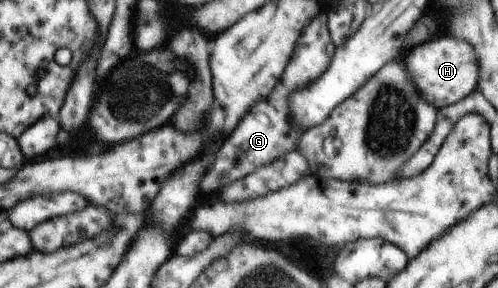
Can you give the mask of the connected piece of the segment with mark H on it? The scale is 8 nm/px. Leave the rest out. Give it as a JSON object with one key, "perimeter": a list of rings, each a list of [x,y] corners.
{"perimeter":[[[446,36],[426,41],[408,51],[404,65],[423,98],[437,109],[463,101],[480,85],[480,57],[475,47],[462,38]]]}

